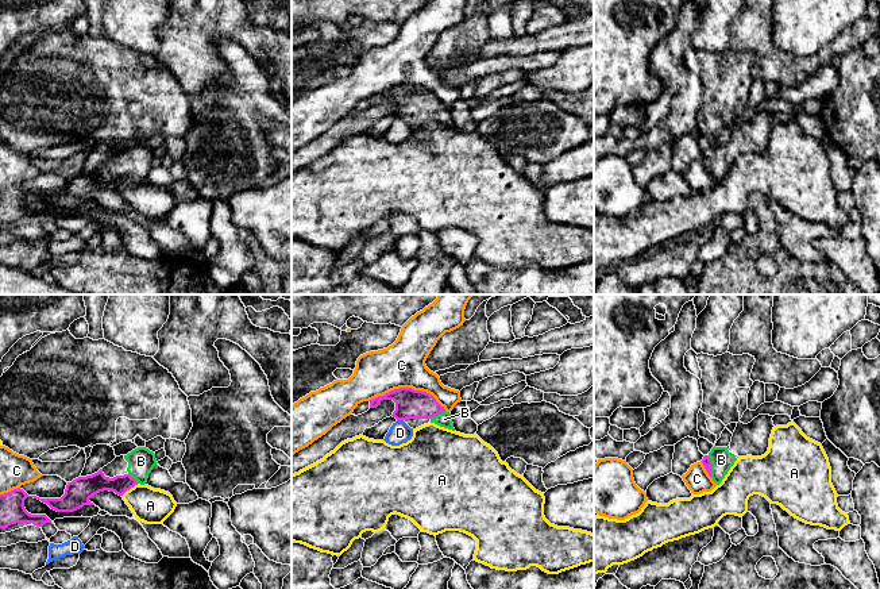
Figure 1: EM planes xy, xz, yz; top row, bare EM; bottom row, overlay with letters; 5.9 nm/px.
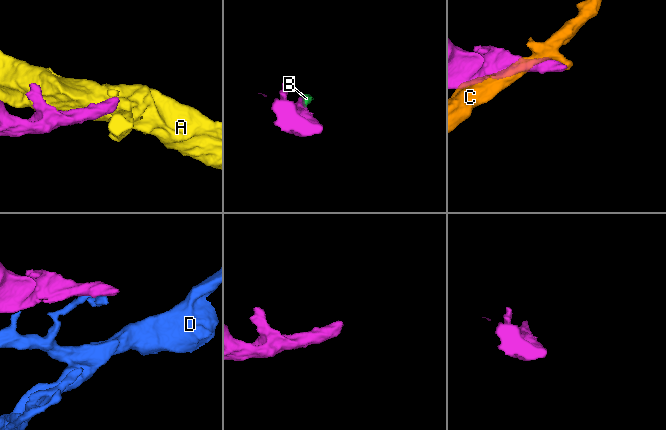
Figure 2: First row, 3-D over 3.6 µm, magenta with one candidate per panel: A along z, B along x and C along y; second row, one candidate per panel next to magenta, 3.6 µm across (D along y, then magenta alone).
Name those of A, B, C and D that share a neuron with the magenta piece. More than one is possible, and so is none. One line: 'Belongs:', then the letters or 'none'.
Belongs: B

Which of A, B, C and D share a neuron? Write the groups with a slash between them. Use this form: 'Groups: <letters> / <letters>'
Groups: A / B / C / D

